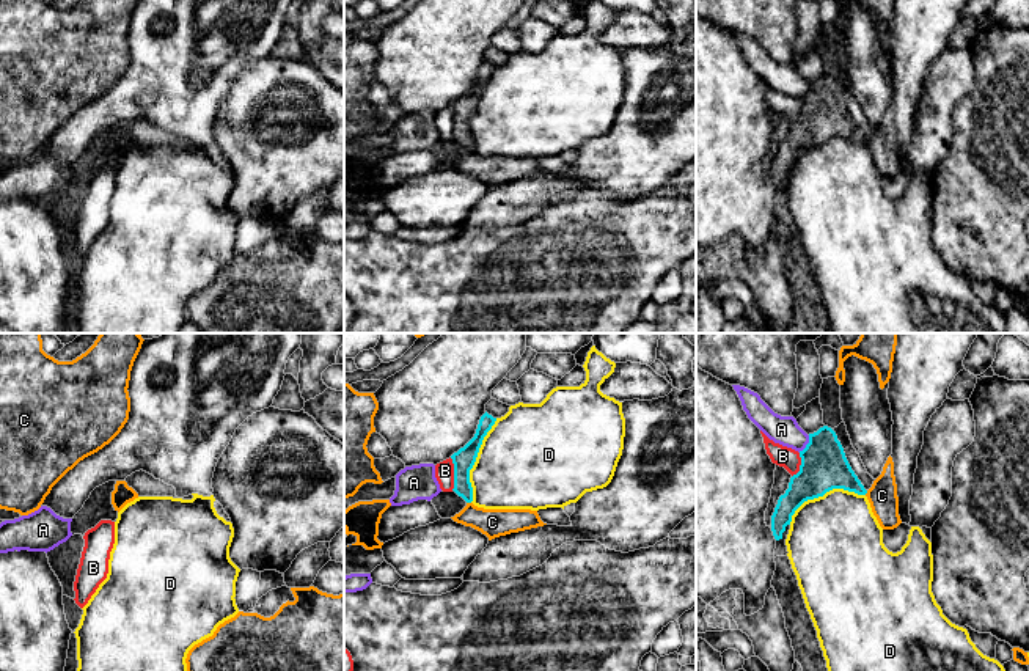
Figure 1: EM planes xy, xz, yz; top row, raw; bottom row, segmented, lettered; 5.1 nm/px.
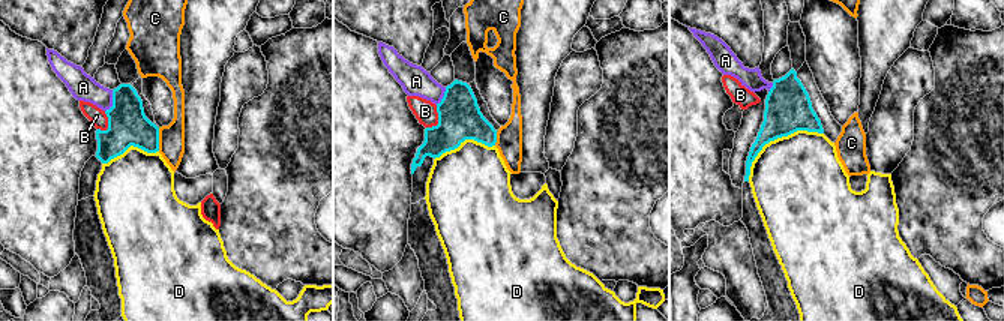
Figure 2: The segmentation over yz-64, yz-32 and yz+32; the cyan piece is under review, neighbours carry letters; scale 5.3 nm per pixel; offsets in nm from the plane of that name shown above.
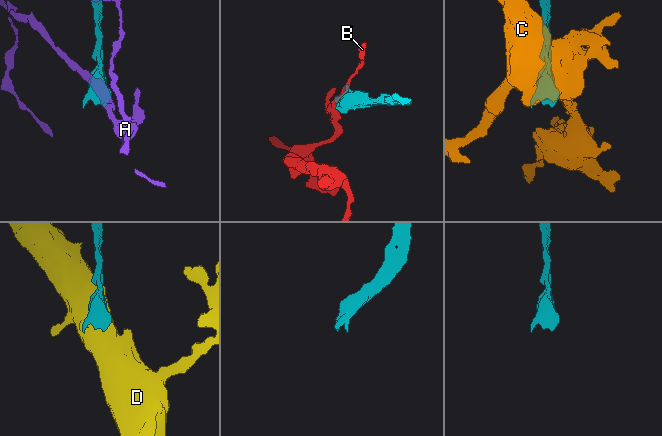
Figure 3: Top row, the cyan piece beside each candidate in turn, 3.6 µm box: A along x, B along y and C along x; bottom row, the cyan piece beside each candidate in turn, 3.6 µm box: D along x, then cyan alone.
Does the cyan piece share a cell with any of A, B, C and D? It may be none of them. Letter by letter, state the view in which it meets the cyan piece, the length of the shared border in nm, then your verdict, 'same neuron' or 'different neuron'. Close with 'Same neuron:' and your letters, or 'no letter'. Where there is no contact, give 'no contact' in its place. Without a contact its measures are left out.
A: meets cyan in yz; contact 110 nm long; different neuron
B: meets cyan in xz; contact 170 nm long; different neuron
C: meets cyan in xz; contact 30 nm long; different neuron
D: meets cyan in xz; contact 460 nm long; different neuron
Same neuron: no letter

